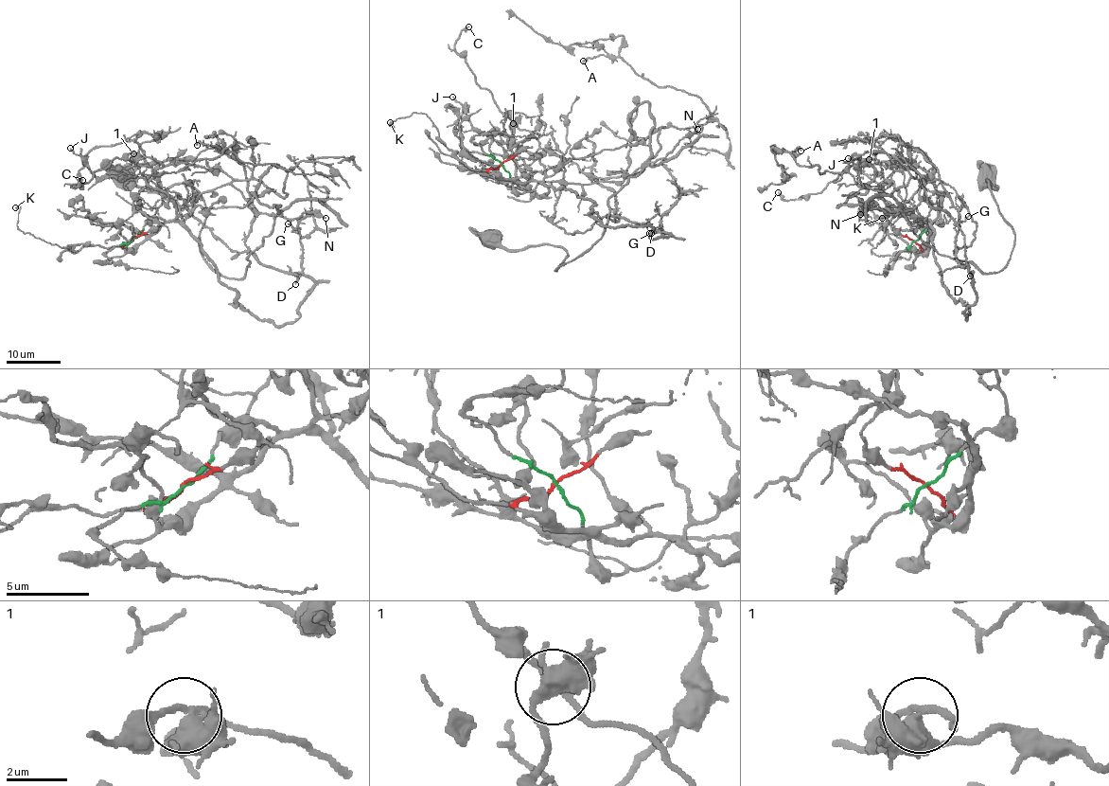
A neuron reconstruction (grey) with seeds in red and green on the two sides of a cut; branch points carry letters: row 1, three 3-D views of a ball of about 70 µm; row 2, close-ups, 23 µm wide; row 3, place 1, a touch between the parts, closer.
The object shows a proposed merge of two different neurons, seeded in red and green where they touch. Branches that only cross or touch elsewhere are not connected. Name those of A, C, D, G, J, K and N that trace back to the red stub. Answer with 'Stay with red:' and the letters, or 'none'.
Stay with red: D, G, J, K

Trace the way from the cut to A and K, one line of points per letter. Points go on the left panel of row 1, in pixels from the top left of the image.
A: (133, 238), (172, 199), (258, 179), (282, 197), (301, 161), (332, 174), (196, 145)
K: (133, 238), (123, 245), (104, 248), (78, 244), (66, 247), (25, 233), (18, 228), (20, 207), (15, 207)

